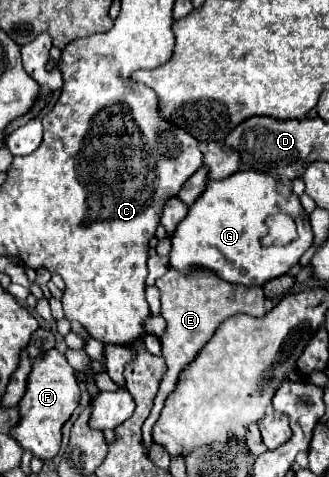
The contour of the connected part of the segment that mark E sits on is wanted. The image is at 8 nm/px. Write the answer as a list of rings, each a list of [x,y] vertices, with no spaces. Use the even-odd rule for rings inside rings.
[[[170,268],[162,278],[156,280],[156,286],[160,288],[160,296],[162,296],[160,298],[162,316],[168,322],[166,332],[160,338],[162,356],[166,360],[168,372],[164,374],[164,378],[160,382],[152,412],[142,424],[143,444],[148,452],[152,444],[152,426],[156,424],[160,410],[164,408],[164,398],[168,398],[168,394],[176,388],[176,378],[178,378],[180,370],[184,370],[184,366],[188,366],[188,362],[192,362],[192,358],[196,358],[196,354],[212,338],[214,330],[218,330],[218,326],[234,314],[250,314],[250,316],[264,316],[266,314],[266,308],[264,308],[266,298],[264,298],[264,292],[260,286],[248,288],[248,286],[240,286],[240,284],[222,282],[218,276],[208,274],[204,270],[194,272],[192,276],[184,276],[184,274],[176,272],[174,268]]]

